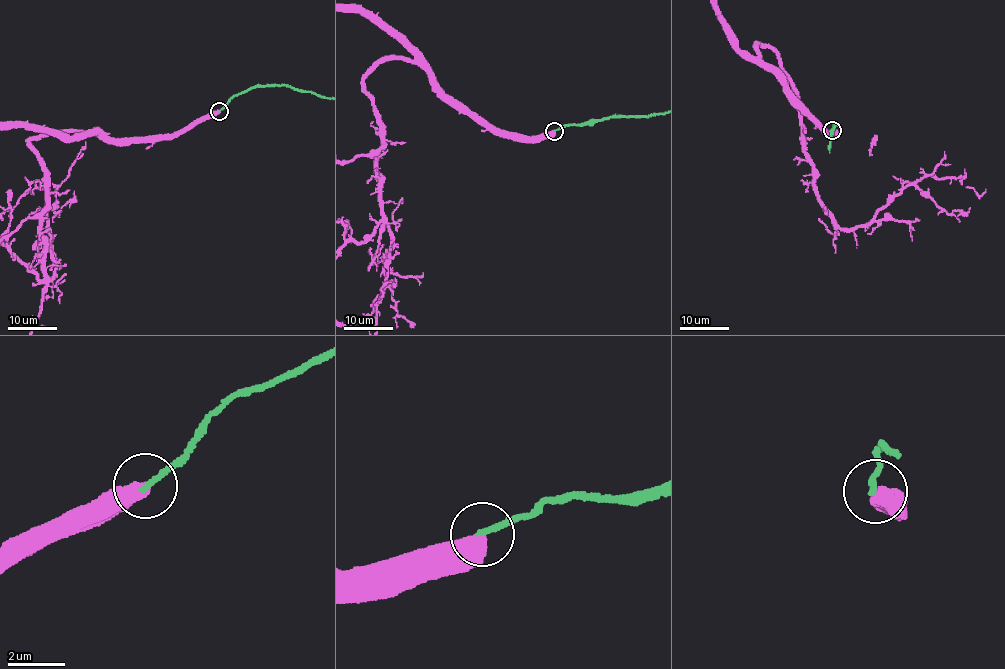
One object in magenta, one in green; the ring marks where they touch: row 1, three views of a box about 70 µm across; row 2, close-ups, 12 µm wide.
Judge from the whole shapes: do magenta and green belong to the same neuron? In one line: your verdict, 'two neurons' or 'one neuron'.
two neurons

